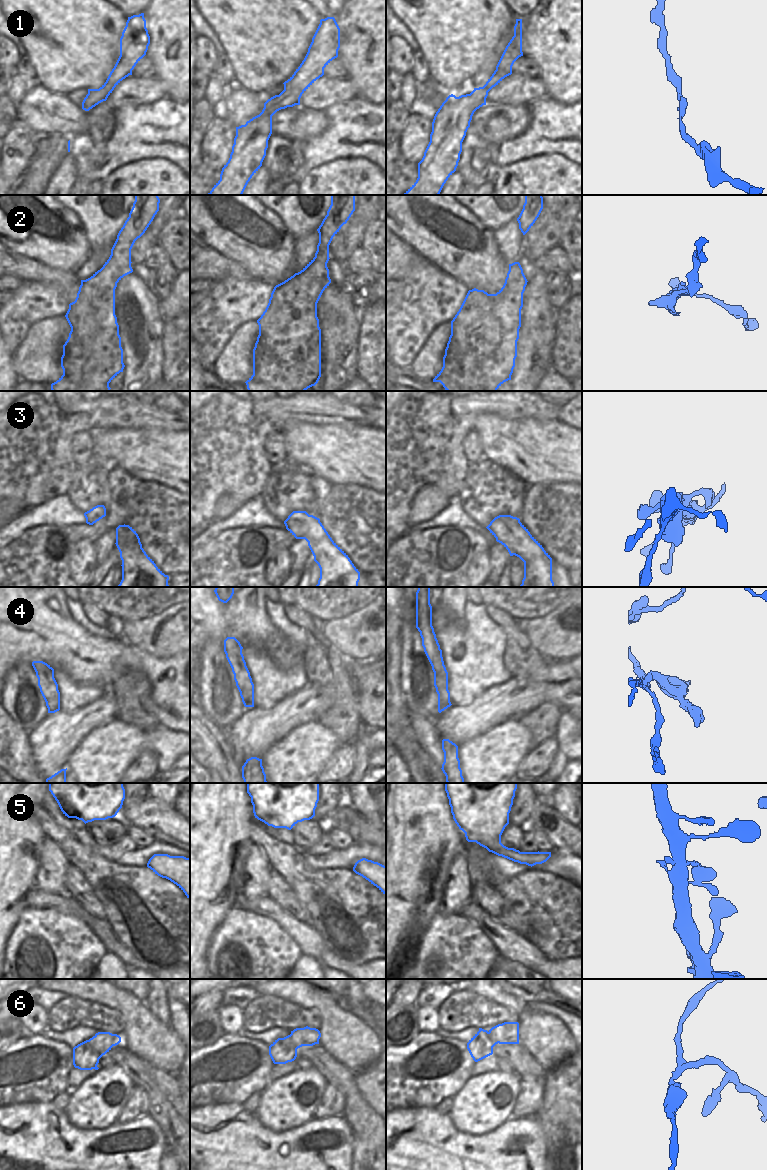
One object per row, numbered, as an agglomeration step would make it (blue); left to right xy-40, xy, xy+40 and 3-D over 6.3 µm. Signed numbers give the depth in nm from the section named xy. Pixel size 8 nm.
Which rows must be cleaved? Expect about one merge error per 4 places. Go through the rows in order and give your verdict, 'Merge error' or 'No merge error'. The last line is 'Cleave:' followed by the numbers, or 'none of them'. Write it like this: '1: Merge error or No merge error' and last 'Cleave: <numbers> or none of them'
1: No merge error
2: No merge error
3: No merge error
4: Merge error
5: No merge error
6: Merge error
Cleave: 4, 6.

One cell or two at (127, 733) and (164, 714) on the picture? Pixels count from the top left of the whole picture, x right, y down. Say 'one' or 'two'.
two

